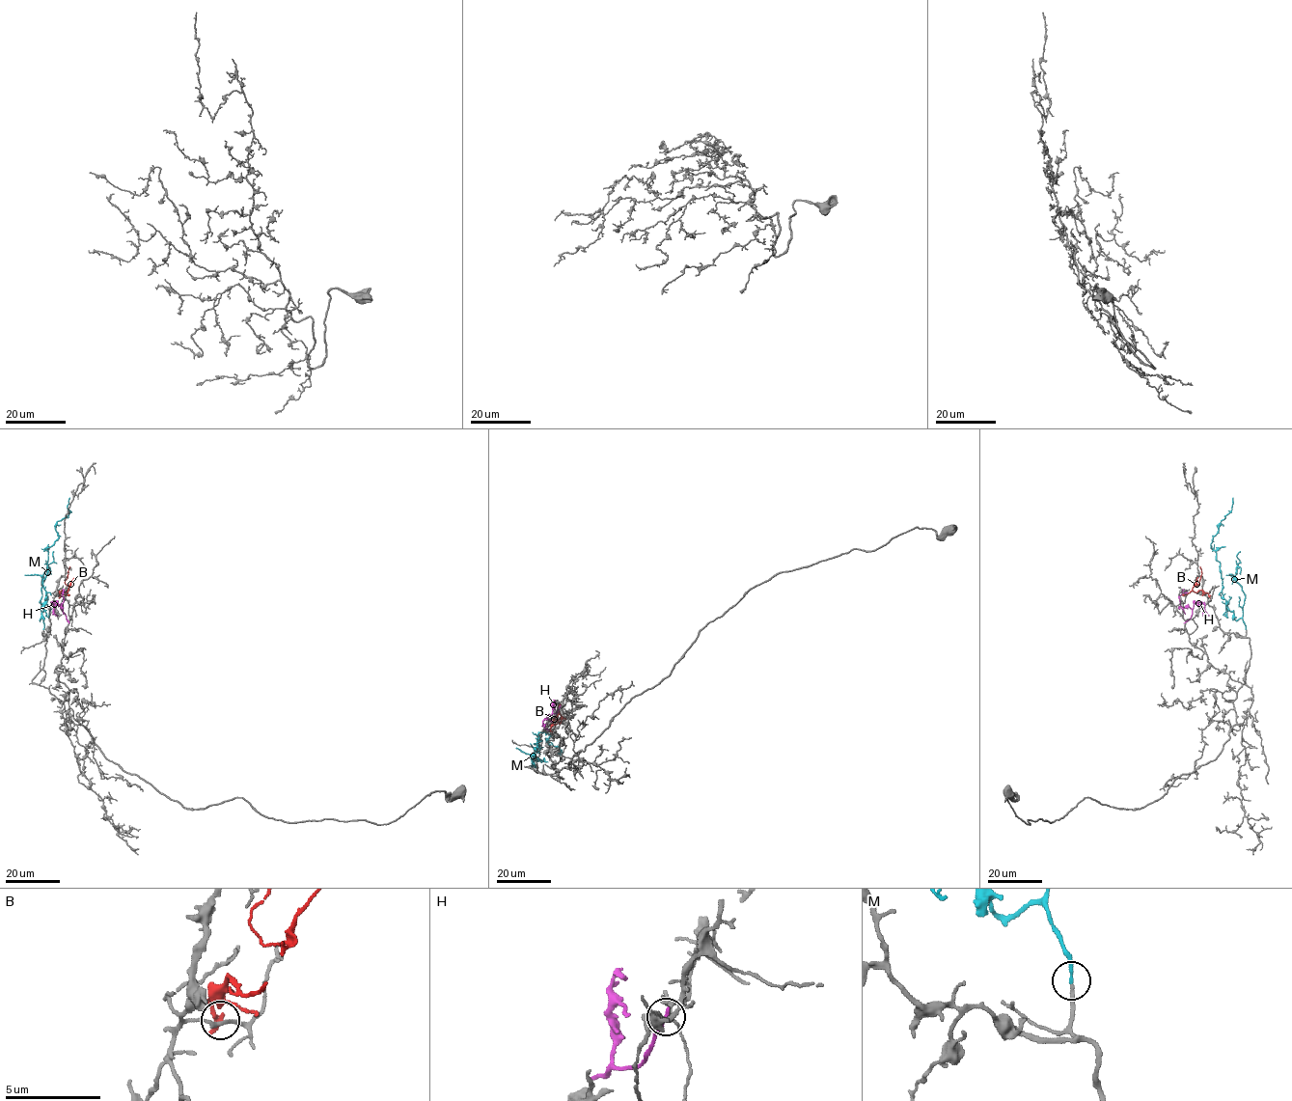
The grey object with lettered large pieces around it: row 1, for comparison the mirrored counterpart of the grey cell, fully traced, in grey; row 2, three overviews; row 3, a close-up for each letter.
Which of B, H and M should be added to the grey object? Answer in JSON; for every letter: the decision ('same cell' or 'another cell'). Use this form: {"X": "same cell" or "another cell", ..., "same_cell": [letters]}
{"B": "another cell", "H": "another cell", "M": "same cell", "same_cell": ["M"]}

